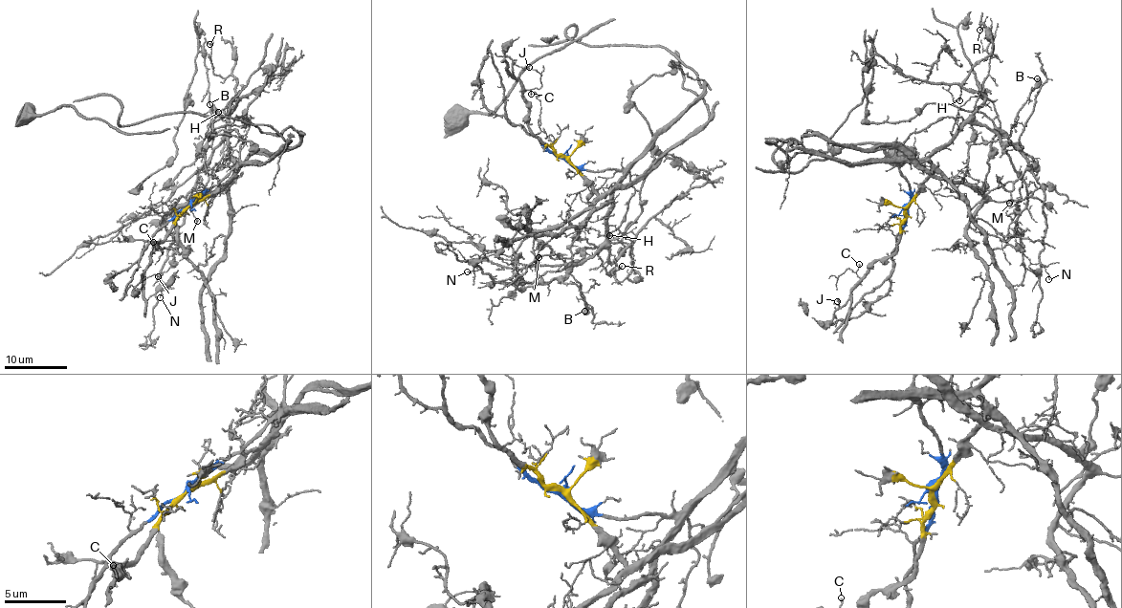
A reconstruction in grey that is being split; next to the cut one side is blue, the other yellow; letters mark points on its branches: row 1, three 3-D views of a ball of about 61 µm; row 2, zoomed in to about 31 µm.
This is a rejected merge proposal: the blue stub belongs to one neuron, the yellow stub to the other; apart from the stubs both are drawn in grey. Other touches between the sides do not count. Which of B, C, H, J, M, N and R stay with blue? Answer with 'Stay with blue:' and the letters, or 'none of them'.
Stay with blue: H, M

